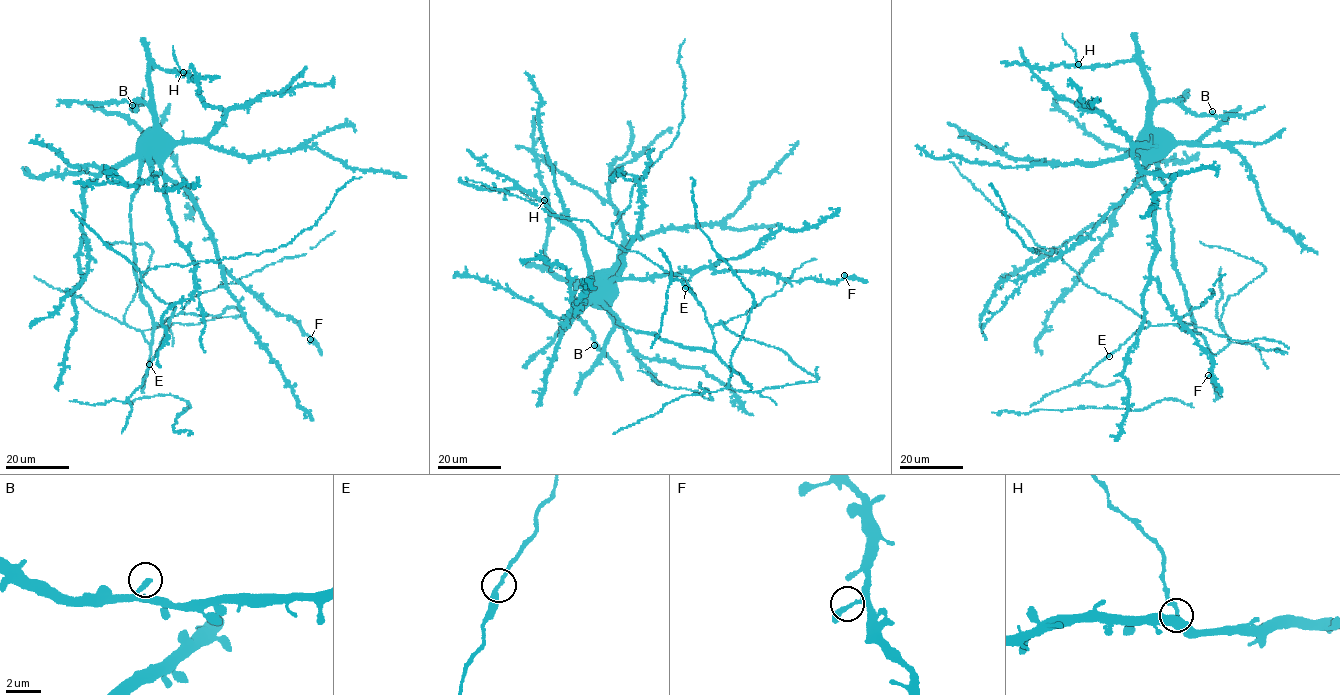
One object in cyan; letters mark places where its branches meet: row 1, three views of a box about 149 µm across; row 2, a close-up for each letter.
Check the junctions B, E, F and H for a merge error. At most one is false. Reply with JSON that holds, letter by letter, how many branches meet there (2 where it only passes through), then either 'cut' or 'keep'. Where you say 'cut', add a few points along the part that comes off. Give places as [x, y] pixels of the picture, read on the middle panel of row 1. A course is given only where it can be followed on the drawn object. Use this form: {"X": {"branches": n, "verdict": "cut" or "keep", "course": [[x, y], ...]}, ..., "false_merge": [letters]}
{"B": {"branches": 2, "verdict": "keep"}, "E": {"branches": 2, "verdict": "keep"}, "F": {"branches": 2, "verdict": "keep"}, "H": {"branches": 2, "verdict": "cut", "course": [[544, 200], [532, 199], [515, 188]]}, "false_merge": ["H"]}

